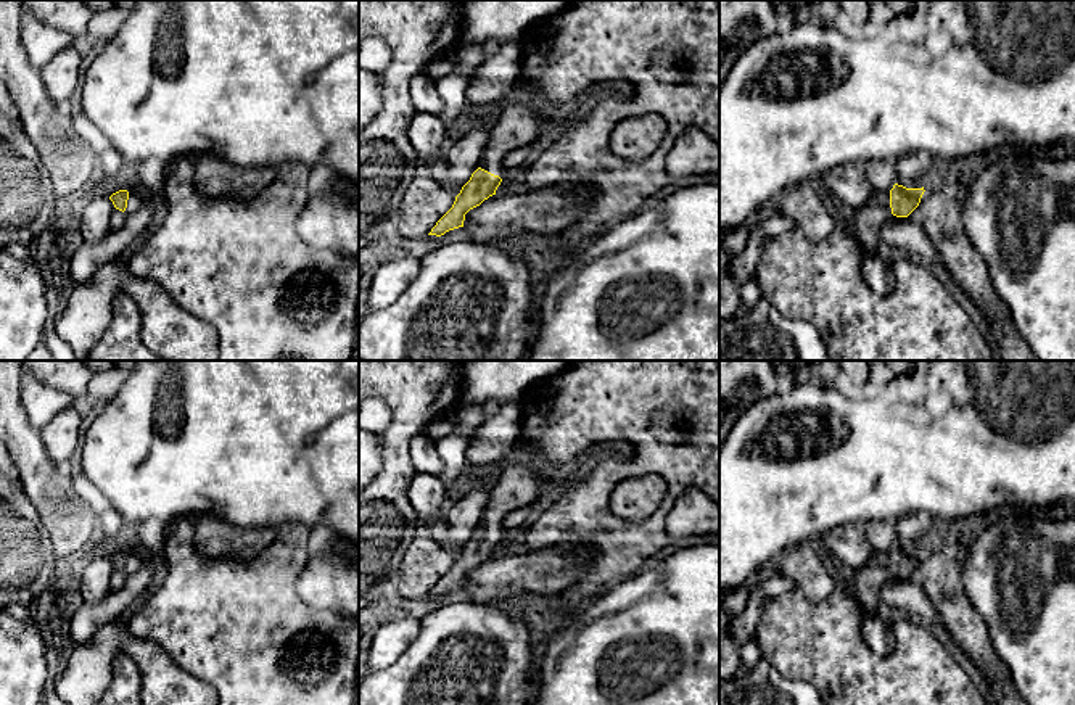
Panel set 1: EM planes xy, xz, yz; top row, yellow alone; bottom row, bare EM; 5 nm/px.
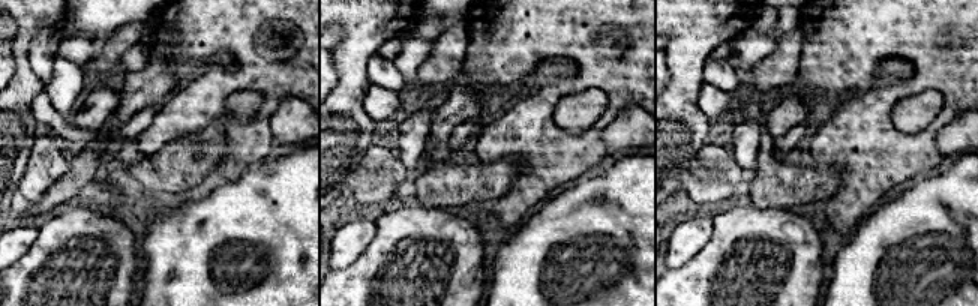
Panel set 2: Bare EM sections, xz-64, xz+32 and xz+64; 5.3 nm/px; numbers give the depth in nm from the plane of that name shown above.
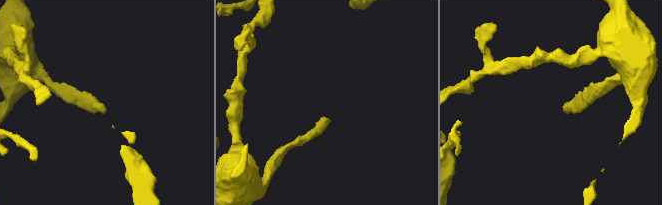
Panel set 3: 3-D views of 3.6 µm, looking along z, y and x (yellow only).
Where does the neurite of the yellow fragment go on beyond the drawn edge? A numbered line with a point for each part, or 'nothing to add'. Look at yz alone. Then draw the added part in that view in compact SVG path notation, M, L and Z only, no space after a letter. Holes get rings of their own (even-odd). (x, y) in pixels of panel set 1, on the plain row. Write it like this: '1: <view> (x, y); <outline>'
1: yz (866, 581); M875 552L861 568L851 570L851 589L864 612L863 637L877 657L892 655L896 645L880 605L880 589L890 576L890 552Z

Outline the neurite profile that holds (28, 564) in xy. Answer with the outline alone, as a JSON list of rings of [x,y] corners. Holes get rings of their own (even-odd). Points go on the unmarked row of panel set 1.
[[[0,438],[0,594],[6,607],[11,602],[32,605],[45,592],[55,575],[56,557],[51,541],[35,507],[31,504],[19,470]]]

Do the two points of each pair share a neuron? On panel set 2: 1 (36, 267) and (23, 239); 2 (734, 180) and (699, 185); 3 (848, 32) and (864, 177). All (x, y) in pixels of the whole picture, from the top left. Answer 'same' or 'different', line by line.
1: different
2: same
3: same

